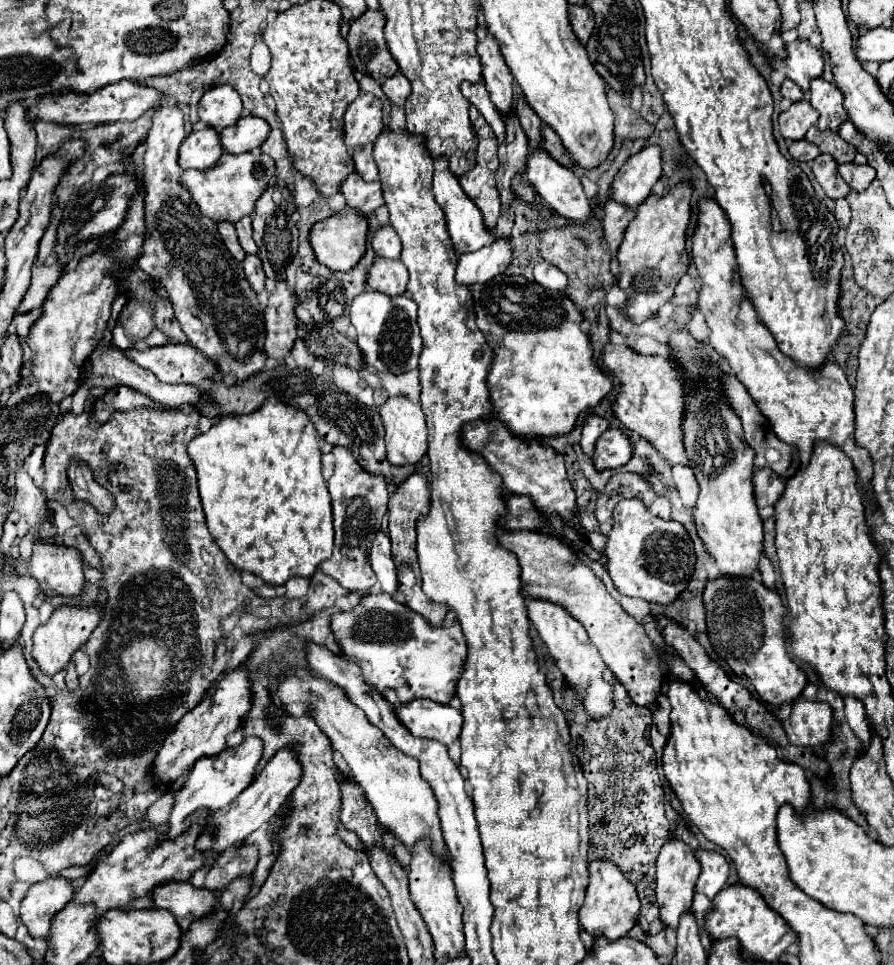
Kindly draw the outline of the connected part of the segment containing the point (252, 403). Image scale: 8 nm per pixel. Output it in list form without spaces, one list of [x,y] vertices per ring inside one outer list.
[[[285,364],[271,368],[271,370],[261,370],[259,374],[251,376],[247,382],[241,384],[233,384],[227,388],[227,384],[215,384],[209,390],[209,396],[213,396],[217,400],[217,410],[219,414],[227,416],[227,414],[251,414],[257,412],[263,402],[267,400],[267,396],[275,396],[277,400],[303,410],[309,420],[313,422],[315,430],[319,436],[323,436],[329,444],[333,446],[343,446],[347,448],[351,454],[355,454],[357,462],[363,464],[361,468],[369,474],[375,476],[383,476],[387,482],[391,482],[393,486],[399,486],[407,476],[411,476],[417,468],[413,466],[405,466],[395,470],[387,458],[385,458],[385,442],[383,442],[383,422],[381,416],[373,410],[369,410],[363,402],[359,402],[357,398],[351,398],[347,392],[343,392],[341,388],[337,388],[331,380],[325,380],[325,390],[319,390],[323,378],[315,378],[311,374],[307,374],[301,368],[289,368]]]

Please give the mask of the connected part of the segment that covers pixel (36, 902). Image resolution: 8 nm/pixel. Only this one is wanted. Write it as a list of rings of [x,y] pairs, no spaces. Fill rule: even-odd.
[[[61,876],[33,884],[21,902],[21,920],[29,928],[29,934],[33,938],[47,938],[51,920],[71,902],[73,896],[75,890],[71,882]]]

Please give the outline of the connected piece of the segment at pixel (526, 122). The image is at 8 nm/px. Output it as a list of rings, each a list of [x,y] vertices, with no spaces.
[[[521,96],[517,98],[517,104],[515,104],[515,116],[519,118],[521,122],[521,128],[525,130],[527,138],[531,140],[531,148],[541,140],[541,118],[537,116],[537,112],[527,104],[527,100]]]

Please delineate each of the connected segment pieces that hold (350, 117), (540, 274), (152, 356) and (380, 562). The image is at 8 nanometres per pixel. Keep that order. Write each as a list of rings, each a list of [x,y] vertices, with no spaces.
[[[359,94],[359,98],[353,104],[349,104],[345,112],[343,140],[347,148],[373,144],[381,130],[381,100],[373,94]]]
[[[539,262],[533,268],[533,276],[535,276],[537,284],[541,284],[543,288],[549,288],[549,290],[567,286],[567,276],[559,268],[555,268],[553,264],[547,264],[547,262]]]
[[[165,344],[165,346],[157,346],[157,348],[127,348],[125,356],[131,362],[137,362],[139,366],[153,370],[153,374],[167,384],[199,384],[207,378],[211,378],[217,368],[211,360],[207,360],[201,352],[197,352],[193,346],[183,346],[183,344]]]
[[[379,530],[373,540],[373,546],[369,550],[369,560],[383,592],[393,594],[397,590],[397,576],[395,576],[395,566],[391,558],[391,542],[383,530]]]

